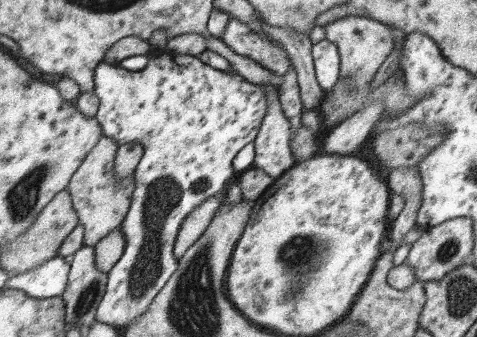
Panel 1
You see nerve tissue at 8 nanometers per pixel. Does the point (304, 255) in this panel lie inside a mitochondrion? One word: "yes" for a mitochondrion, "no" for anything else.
yes

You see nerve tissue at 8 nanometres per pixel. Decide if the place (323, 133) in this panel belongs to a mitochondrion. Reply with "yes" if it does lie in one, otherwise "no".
no

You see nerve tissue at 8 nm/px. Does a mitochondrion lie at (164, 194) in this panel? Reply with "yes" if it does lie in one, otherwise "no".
yes

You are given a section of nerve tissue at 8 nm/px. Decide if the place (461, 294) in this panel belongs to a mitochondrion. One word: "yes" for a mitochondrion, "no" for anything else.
yes

